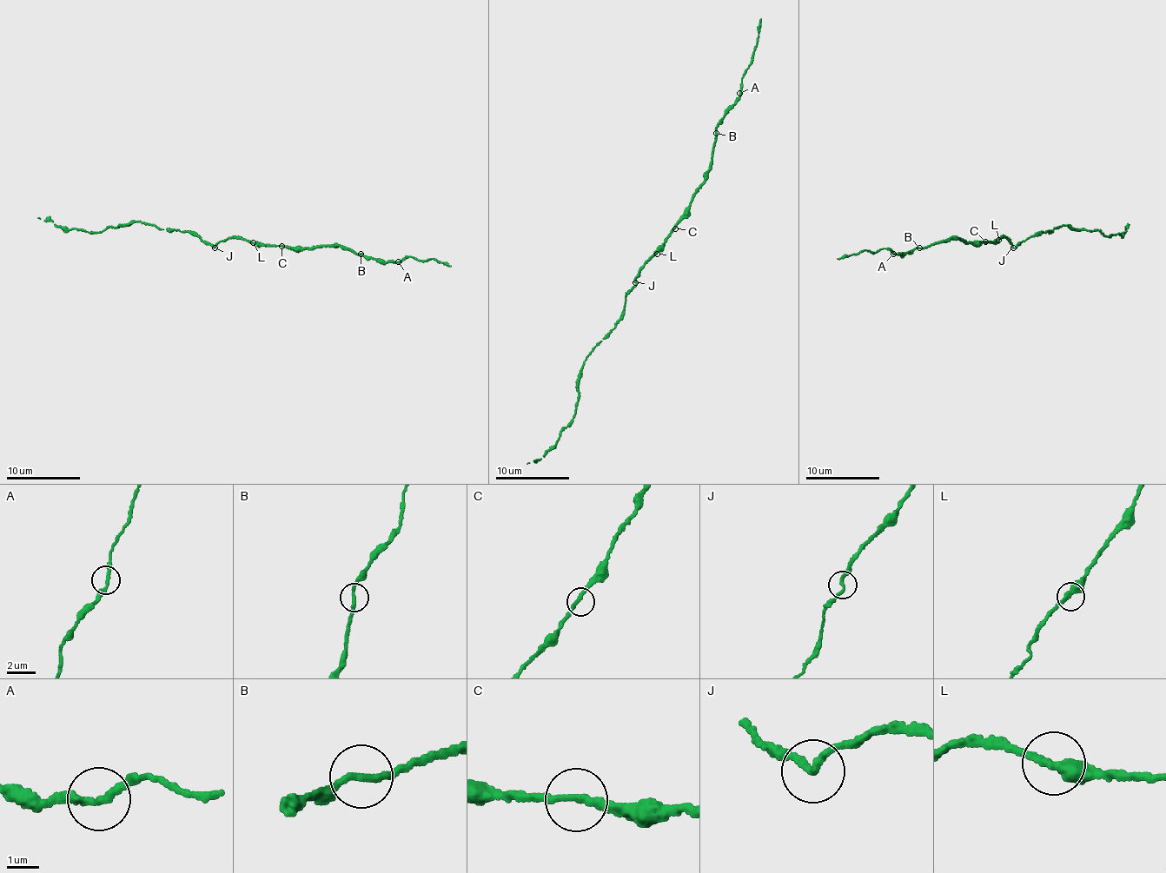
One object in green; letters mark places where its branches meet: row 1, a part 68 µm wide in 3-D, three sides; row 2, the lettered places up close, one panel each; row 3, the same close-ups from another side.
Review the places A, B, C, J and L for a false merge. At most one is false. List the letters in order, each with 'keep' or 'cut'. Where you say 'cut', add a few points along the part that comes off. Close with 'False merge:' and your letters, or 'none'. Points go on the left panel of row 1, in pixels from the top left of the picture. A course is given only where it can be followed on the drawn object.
A: keep
B: keep
C: keep
J: keep
L: keep
False merge: none

